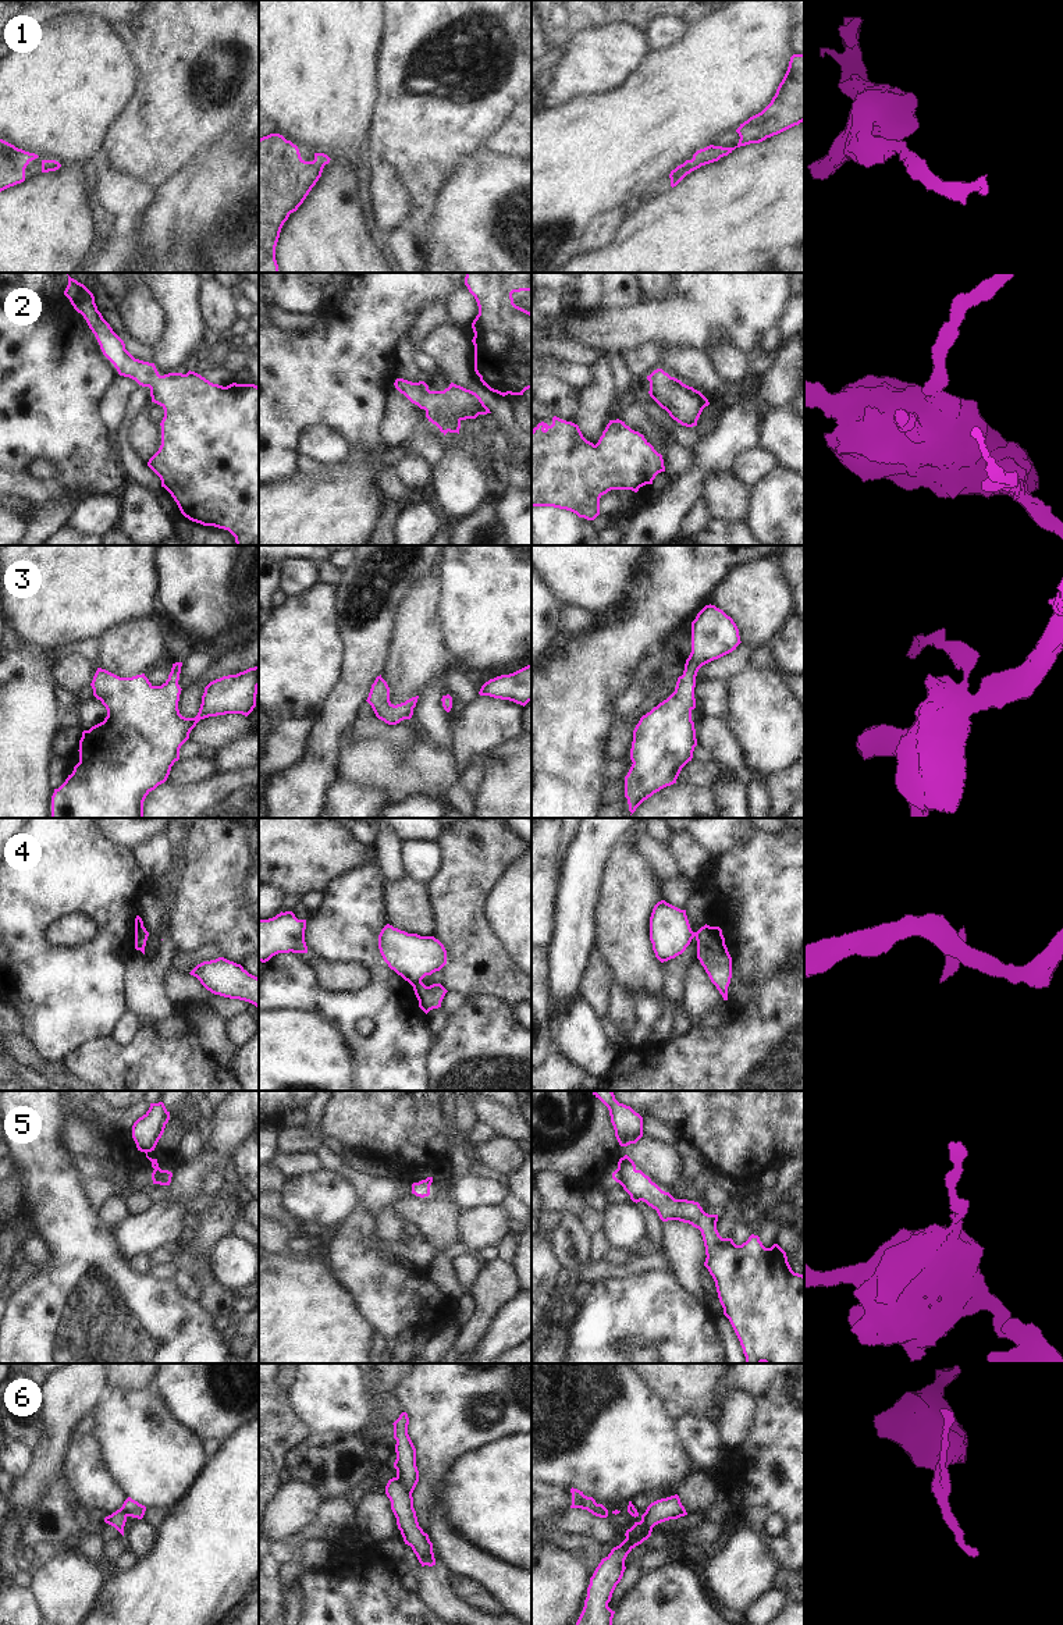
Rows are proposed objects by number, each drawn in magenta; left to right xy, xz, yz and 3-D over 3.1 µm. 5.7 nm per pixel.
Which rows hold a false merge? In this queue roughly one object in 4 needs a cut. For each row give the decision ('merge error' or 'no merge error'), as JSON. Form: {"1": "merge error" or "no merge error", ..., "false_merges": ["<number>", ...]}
{"1": "no merge error", "2": "no merge error", "3": "no merge error", "4": "merge error", "5": "no merge error", "6": "no merge error", "false_merges": ["4"]}

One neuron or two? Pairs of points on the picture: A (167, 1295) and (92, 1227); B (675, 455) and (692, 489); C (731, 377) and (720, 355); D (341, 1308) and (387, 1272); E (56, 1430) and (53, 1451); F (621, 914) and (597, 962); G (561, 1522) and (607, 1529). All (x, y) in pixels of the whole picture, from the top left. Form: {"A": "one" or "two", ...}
{"A": "one", "B": "two", "C": "one", "D": "two", "E": "one", "F": "two", "G": "one"}

